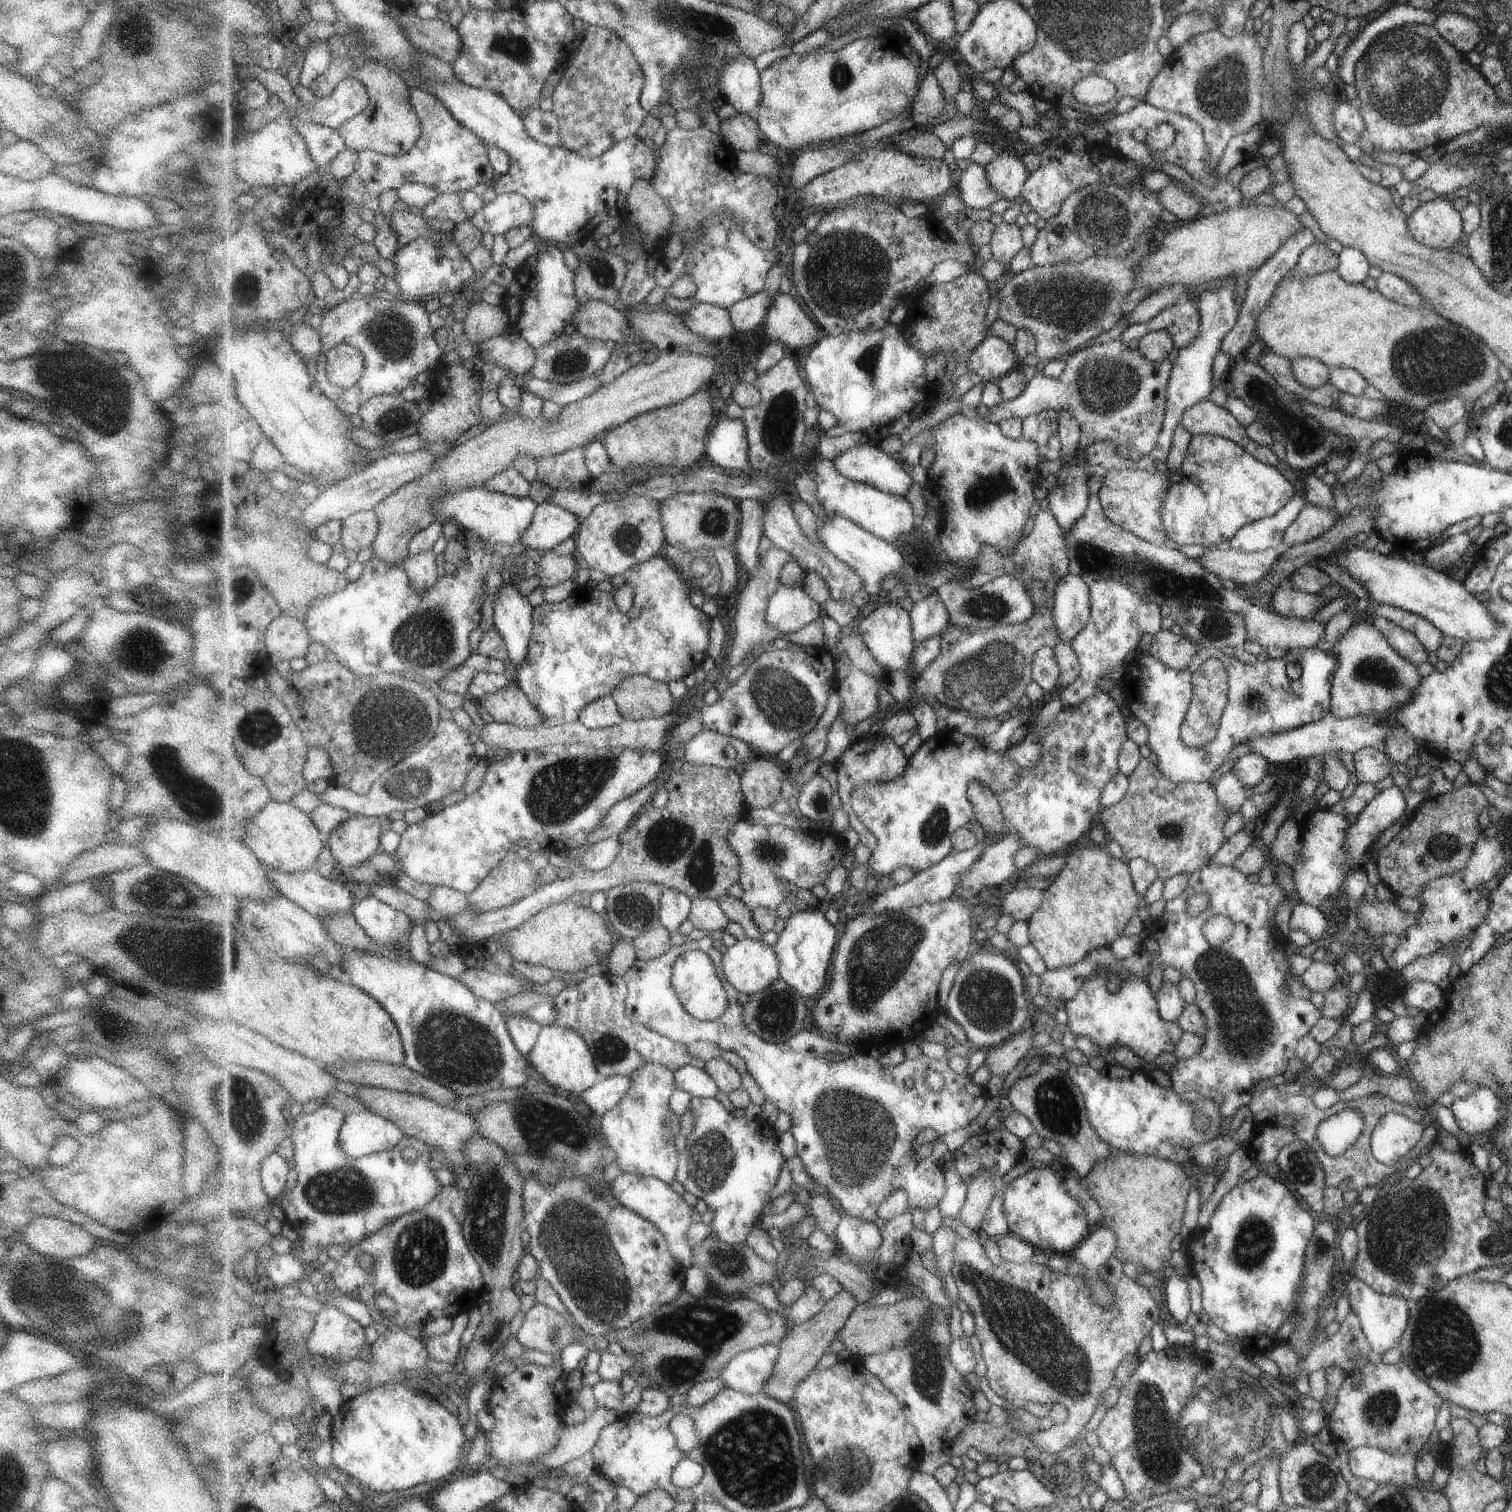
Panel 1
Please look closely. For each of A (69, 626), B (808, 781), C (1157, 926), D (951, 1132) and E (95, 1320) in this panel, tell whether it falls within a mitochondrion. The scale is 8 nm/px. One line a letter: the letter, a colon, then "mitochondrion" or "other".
A: other
B: other
C: other
D: other
E: mitochondrion

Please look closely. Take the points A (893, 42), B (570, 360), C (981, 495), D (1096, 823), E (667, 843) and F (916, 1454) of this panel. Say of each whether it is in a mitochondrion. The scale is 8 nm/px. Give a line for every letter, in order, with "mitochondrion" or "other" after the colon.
A: other
B: mitochondrion
C: mitochondrion
D: other
E: mitochondrion
F: other

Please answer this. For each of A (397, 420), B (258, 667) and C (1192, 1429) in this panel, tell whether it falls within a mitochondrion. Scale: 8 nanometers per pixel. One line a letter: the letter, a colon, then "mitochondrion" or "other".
A: mitochondrion
B: other
C: mitochondrion

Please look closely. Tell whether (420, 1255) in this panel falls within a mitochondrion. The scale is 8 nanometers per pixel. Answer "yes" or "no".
yes

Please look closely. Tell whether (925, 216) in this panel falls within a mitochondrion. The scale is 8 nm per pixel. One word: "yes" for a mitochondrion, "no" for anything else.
no

